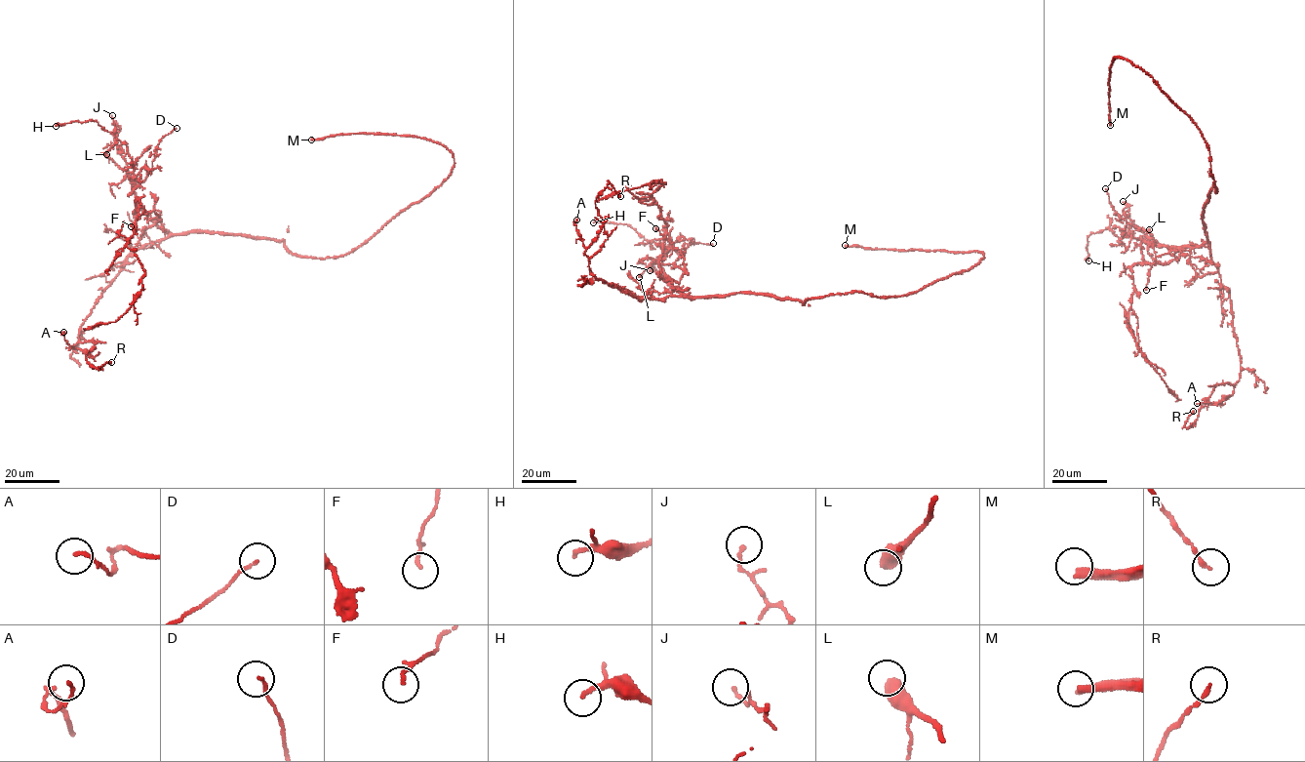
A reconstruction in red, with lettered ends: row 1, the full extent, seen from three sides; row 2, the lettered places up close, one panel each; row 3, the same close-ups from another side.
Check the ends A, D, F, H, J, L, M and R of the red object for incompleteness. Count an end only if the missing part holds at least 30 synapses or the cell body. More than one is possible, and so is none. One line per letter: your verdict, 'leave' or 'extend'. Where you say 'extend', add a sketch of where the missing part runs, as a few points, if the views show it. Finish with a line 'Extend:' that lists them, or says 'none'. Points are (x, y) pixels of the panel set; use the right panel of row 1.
A: leave
D: leave
F: leave
H: leave
J: leave
L: leave
M: extend | (1110, 125), (1142, 228), (1124, 291), (1132, 319), (1145, 334), (1144, 348)
R: leave
Extend: M

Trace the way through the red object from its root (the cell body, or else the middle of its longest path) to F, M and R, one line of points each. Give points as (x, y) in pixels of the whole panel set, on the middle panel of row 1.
F: (790, 299), (742, 293), (689, 297), (679, 289), (685, 269), (684, 257), (655, 228)
M: (790, 299), (804, 303), (808, 299), (855, 292), (881, 298), (909, 294), (970, 268), (984, 253), (845, 245)
R: (790, 299), (742, 293), (641, 299), (596, 278), (588, 260), (608, 236), (596, 198), (611, 183), (620, 196)

